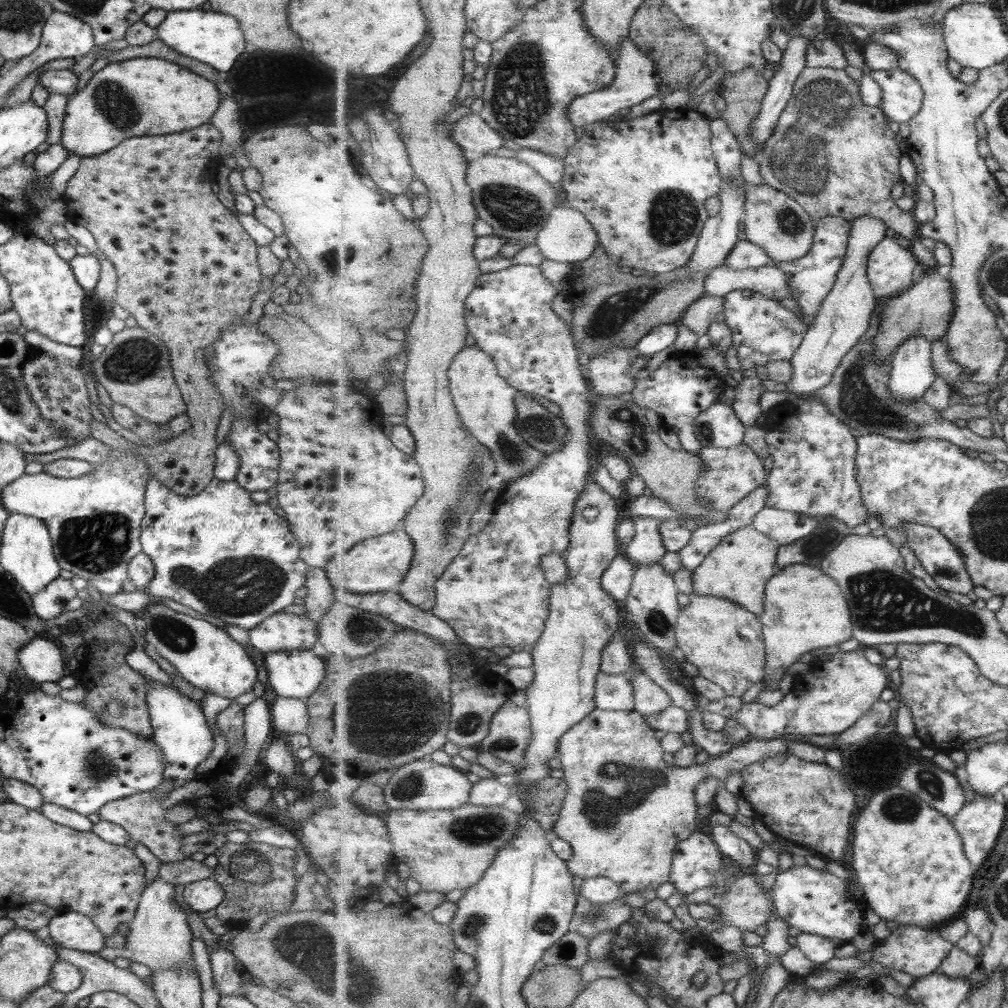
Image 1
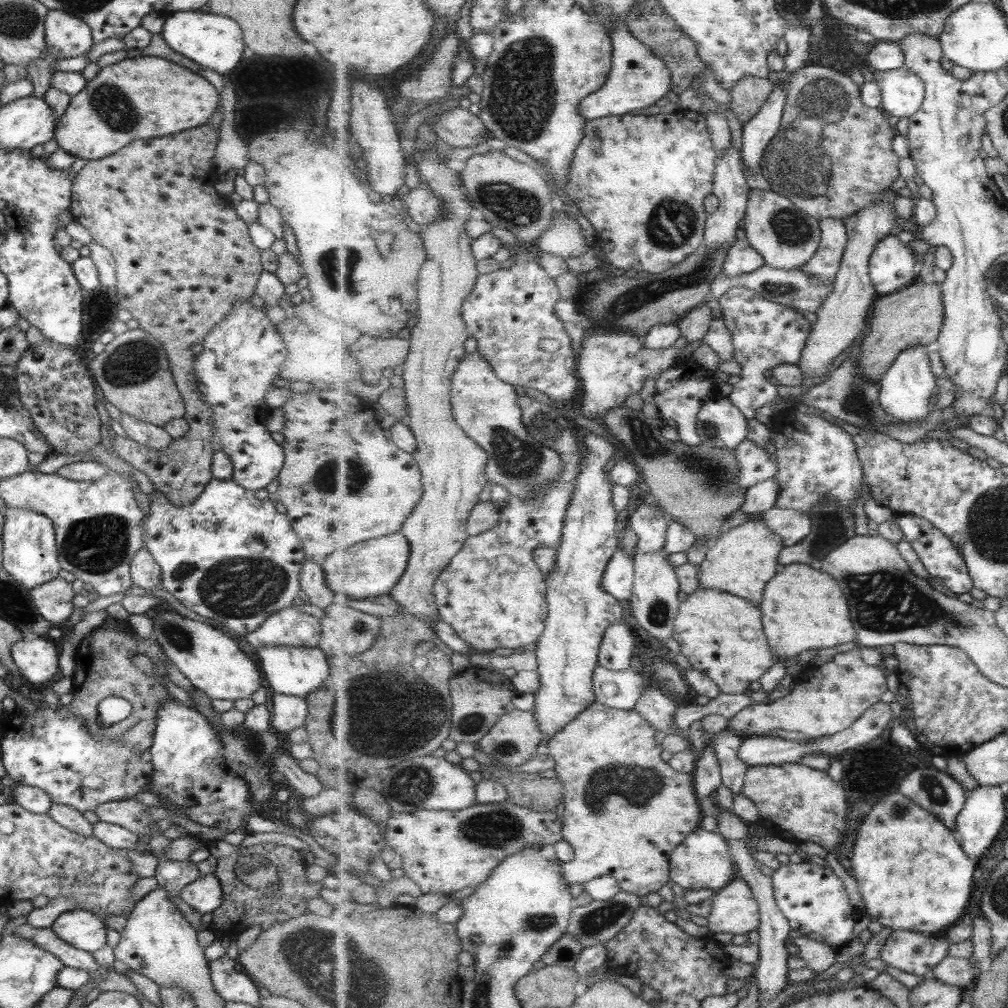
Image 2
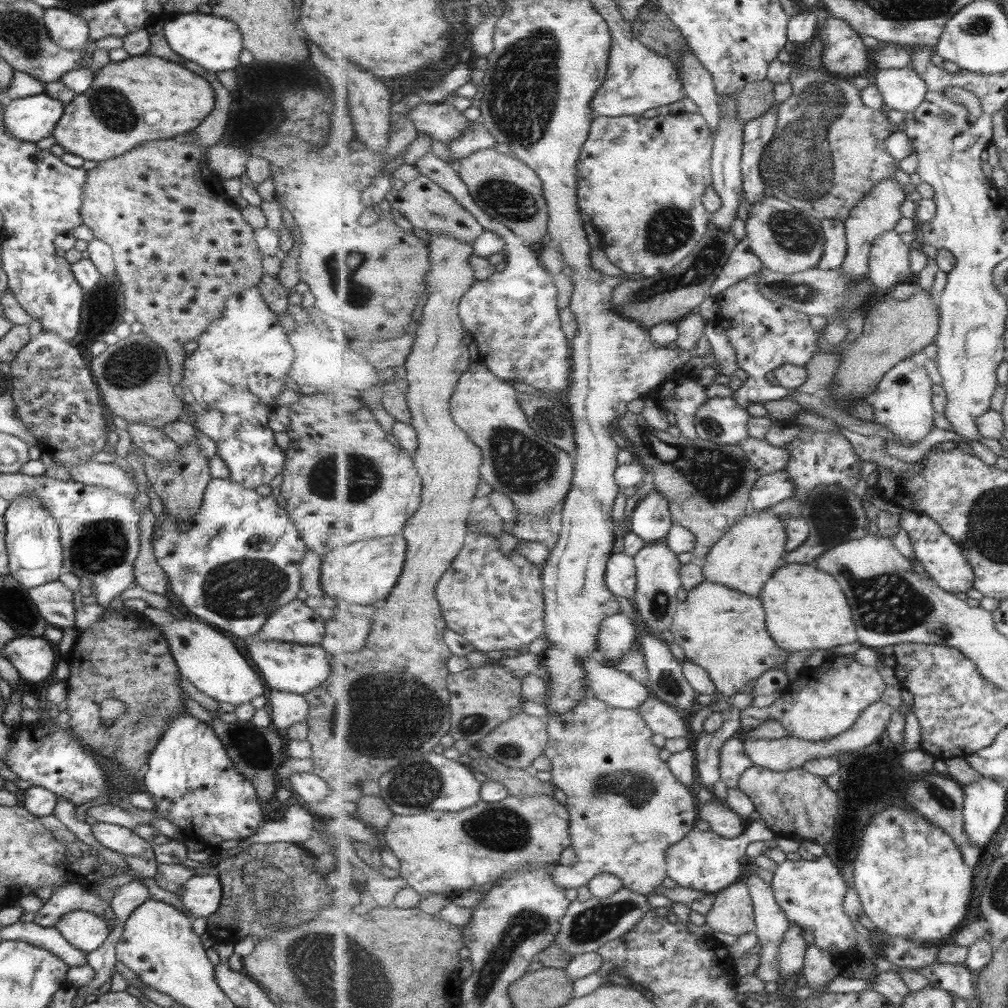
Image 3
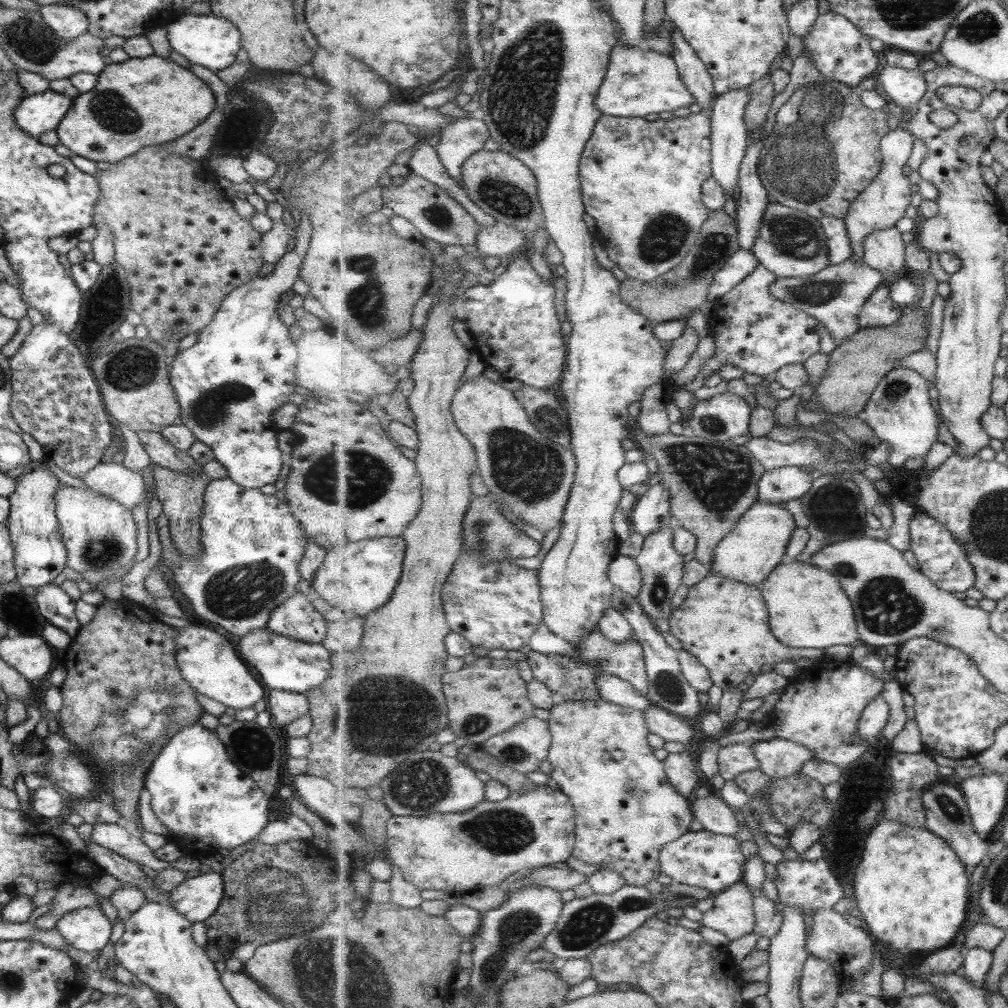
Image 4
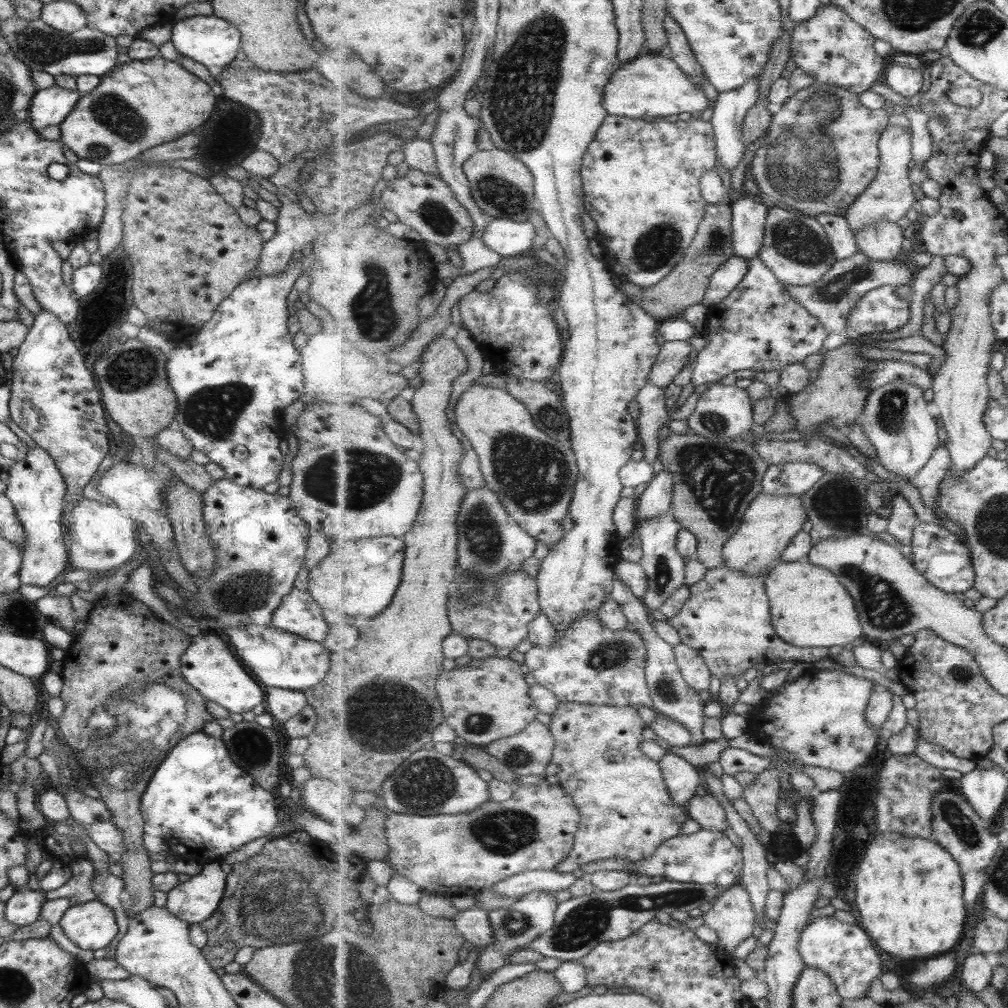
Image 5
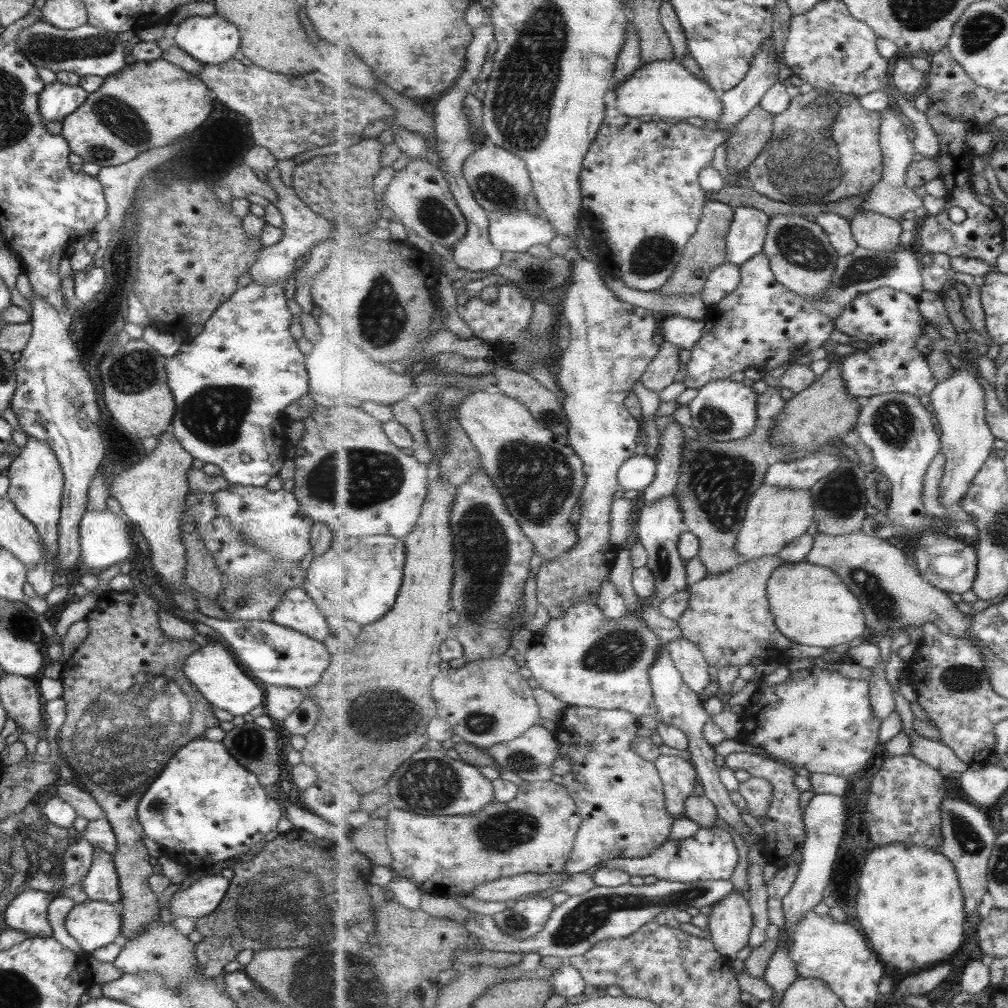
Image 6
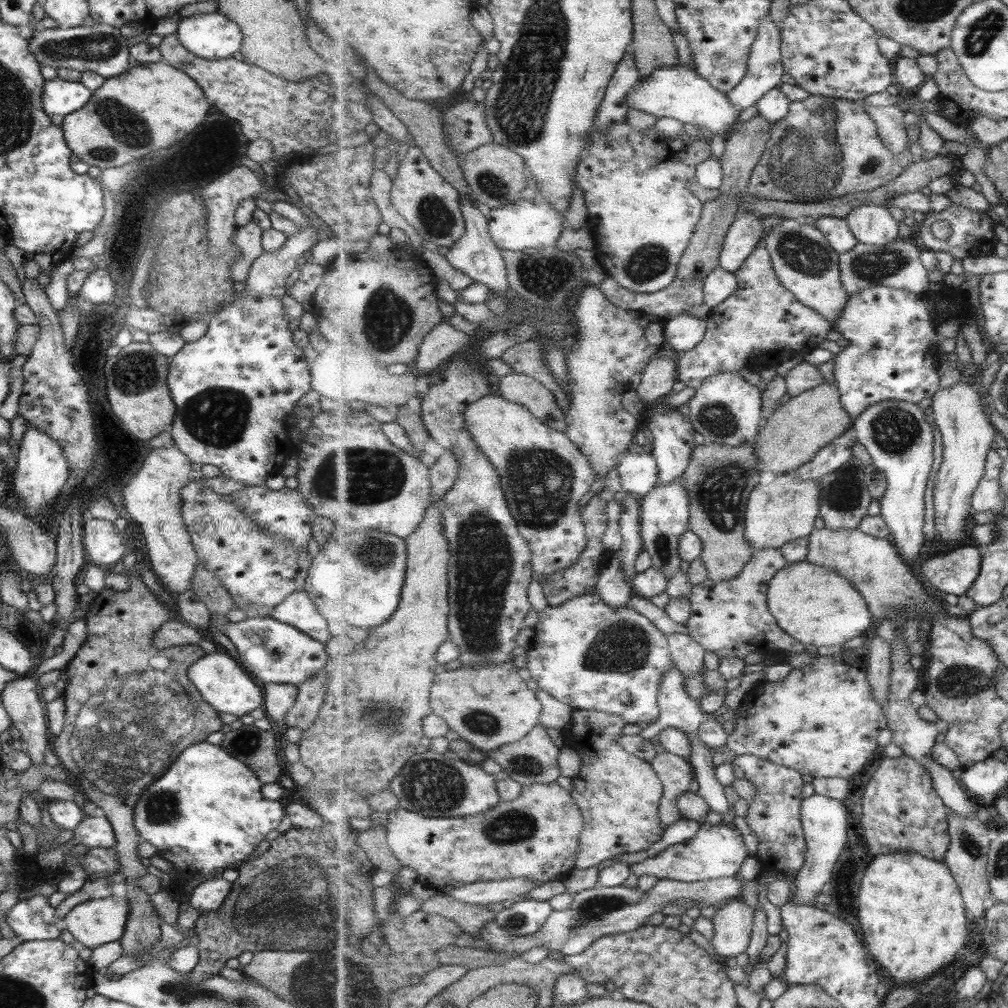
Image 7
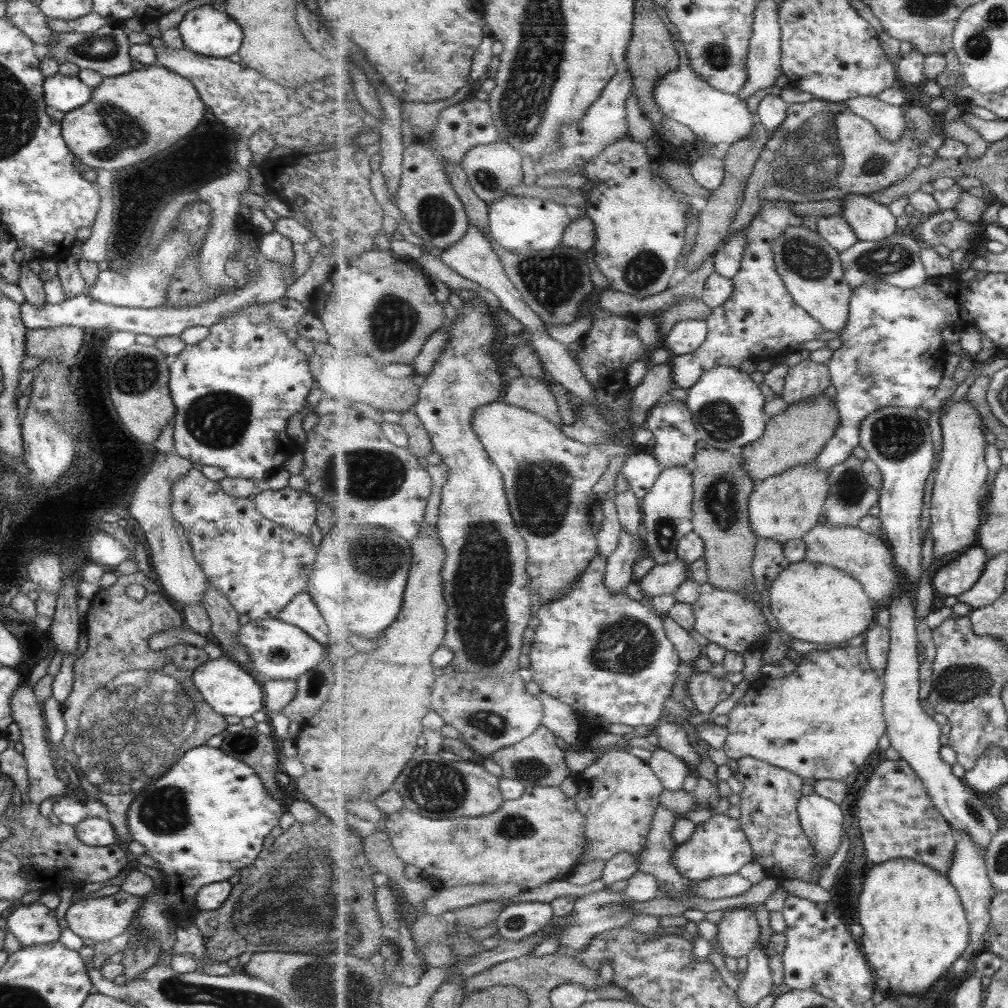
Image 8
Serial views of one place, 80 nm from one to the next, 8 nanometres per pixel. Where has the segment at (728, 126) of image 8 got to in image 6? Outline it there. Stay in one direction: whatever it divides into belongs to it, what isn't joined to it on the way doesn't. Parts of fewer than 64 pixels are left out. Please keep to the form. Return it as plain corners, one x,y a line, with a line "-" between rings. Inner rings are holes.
677,60
642,63
633,77
616,88
614,95
614,110
630,117
651,116
661,120
675,118
681,121
683,118
697,116
703,120
710,118
717,124
722,121
724,111
721,93
710,83
707,84
699,80
695,74
691,74

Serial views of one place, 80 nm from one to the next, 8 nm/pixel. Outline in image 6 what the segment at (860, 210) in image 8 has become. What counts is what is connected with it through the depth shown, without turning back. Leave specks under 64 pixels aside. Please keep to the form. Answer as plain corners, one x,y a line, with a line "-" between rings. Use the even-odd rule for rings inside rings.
861,210
851,220
852,233
858,246
872,252
898,250
903,228
899,219
889,218
875,211

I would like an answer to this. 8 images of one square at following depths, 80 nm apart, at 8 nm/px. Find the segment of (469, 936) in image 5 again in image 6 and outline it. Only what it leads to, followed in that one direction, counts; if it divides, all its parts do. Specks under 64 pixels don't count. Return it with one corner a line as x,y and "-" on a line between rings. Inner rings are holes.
661,880
649,886
633,886
633,884
625,884
619,888
608,888
597,886
593,890
581,894
579,896
572,896
566,903
561,906
556,906
554,912
551,913
550,921
547,926
539,931
539,934
529,938
515,938
506,932
503,932
497,926
496,920
487,914
477,913
464,924
466,929
478,938
480,944
487,950
501,951
501,952
516,952
529,953
536,952
542,956
559,956
562,960
568,960
573,956
581,956
589,952
594,944
607,940
608,938
627,938
635,934
640,928
643,928
648,922
653,921
657,914
666,913
672,914
677,910
687,910
693,908
703,908
703,906
713,907
724,896
735,891
735,886
731,880
696,880
696,882
674,882
672,880

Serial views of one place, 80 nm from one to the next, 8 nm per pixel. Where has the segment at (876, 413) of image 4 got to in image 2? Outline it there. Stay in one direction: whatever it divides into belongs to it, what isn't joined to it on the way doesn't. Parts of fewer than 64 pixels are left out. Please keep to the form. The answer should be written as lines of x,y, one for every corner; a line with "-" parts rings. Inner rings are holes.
912,346
899,353
894,365
883,375
878,385
880,386
881,406
885,412
891,415
896,422
908,423
917,422
927,418
929,412
929,402
933,390
937,388
935,374
931,370
931,360
927,356
929,347

